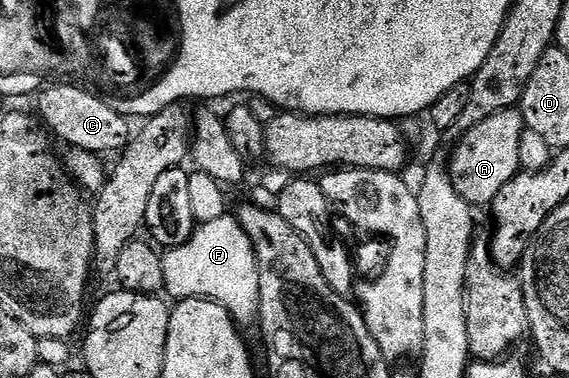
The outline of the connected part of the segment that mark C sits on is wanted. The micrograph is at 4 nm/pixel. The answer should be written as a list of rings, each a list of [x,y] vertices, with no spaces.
[[[72,82],[50,83],[48,87],[36,93],[35,100],[37,100],[38,112],[36,115],[40,123],[54,137],[57,135],[69,148],[78,148],[94,154],[106,154],[105,152],[117,154],[129,142],[130,121],[115,110],[111,110],[111,106],[107,106],[107,102],[103,102],[101,97],[84,92],[82,88],[75,87]]]

